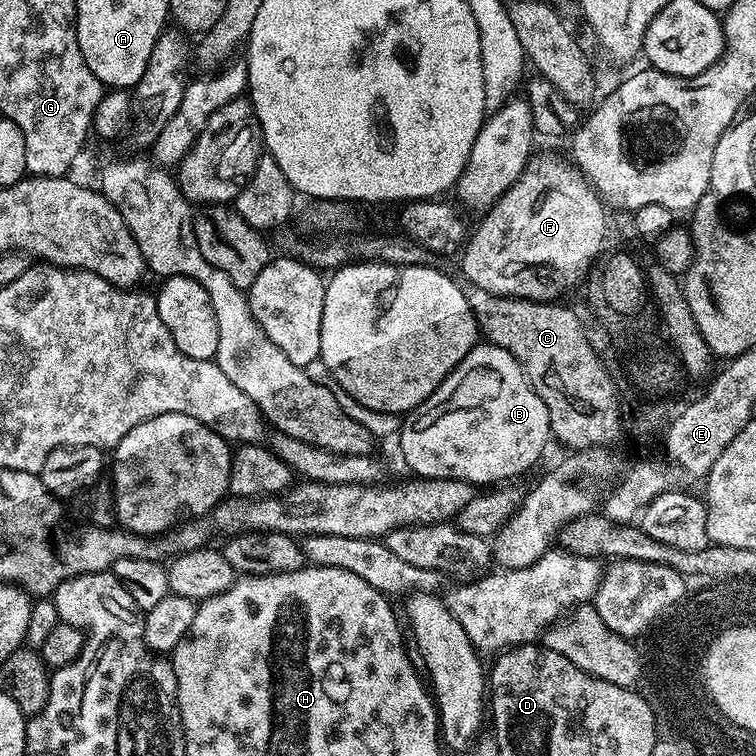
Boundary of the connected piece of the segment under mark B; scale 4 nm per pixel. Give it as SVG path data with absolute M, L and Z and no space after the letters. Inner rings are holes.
M480 342L426 402L403 417L398 441L409 473L417 477L496 486L522 475L543 454L551 436L546 402L538 398L519 360L497 344Z

